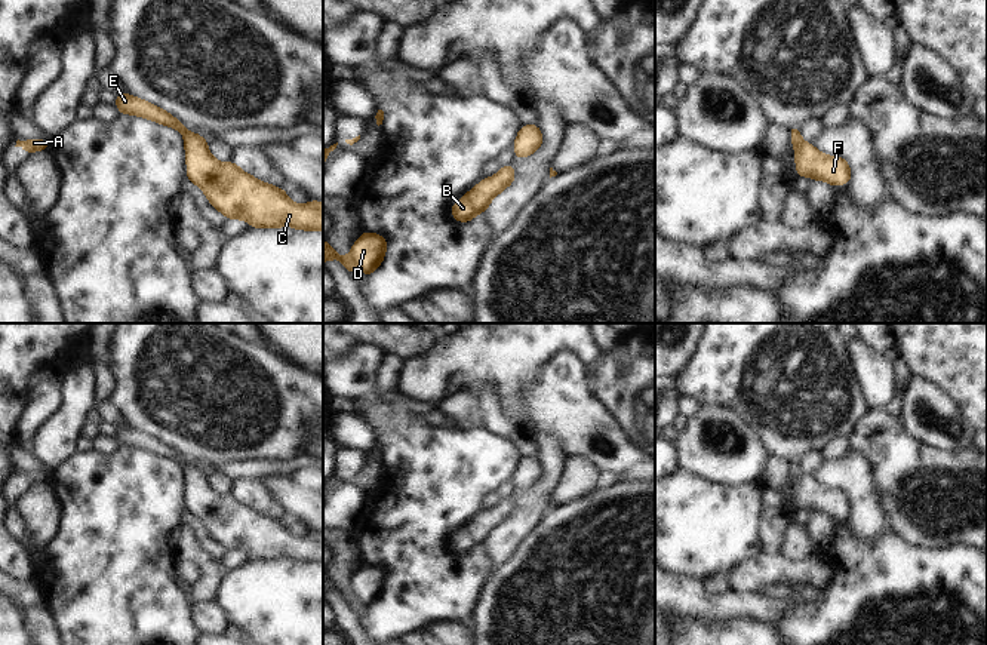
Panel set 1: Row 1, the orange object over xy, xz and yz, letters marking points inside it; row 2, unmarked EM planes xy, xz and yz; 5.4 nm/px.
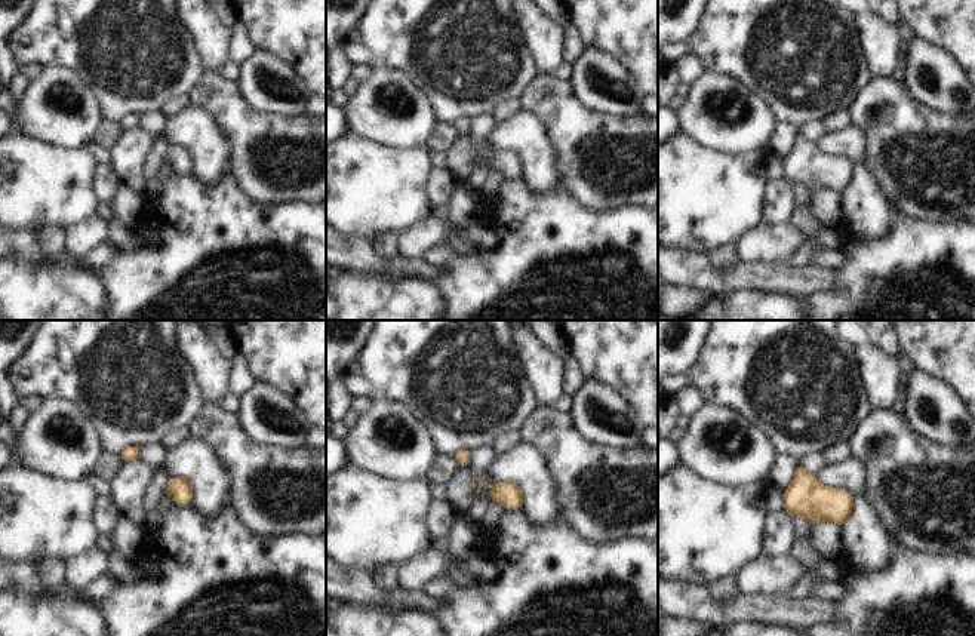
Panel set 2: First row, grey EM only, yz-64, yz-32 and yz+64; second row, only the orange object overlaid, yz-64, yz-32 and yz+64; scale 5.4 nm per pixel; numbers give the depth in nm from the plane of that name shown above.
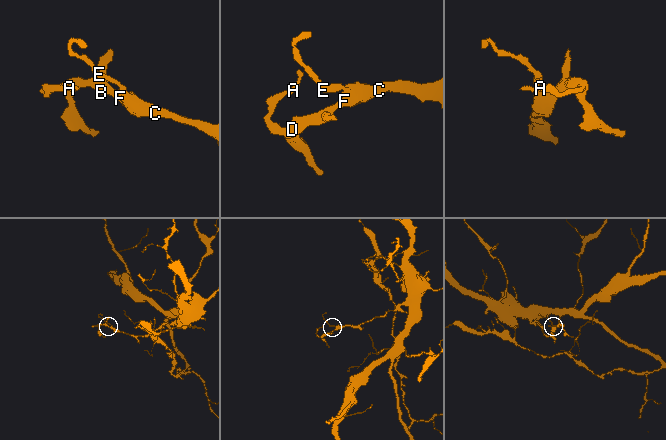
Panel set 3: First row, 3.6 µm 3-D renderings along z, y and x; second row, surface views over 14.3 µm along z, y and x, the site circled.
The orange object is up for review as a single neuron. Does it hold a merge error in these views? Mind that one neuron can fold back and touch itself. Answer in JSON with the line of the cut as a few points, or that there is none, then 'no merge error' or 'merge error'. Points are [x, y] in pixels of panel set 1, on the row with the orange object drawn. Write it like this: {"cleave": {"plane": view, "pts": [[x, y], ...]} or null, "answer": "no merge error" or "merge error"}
{"cleave": null, "answer": "no merge error"}

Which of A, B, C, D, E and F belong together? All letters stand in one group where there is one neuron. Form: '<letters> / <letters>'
A B C D E F

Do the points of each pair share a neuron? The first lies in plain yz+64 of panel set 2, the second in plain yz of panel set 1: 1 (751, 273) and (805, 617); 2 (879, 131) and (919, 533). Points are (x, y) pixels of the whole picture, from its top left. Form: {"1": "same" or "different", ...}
{"1": "different", "2": "same"}

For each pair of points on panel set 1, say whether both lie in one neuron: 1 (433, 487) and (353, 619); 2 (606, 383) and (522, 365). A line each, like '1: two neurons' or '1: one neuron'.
1: two neurons
2: two neurons

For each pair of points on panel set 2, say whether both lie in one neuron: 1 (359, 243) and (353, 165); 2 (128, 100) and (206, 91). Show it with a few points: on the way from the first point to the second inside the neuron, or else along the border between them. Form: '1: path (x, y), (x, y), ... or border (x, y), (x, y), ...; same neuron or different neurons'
1: border (341, 230), (363, 233), (371, 240); different neurons
2: border (205, 67), (188, 92); different neurons

